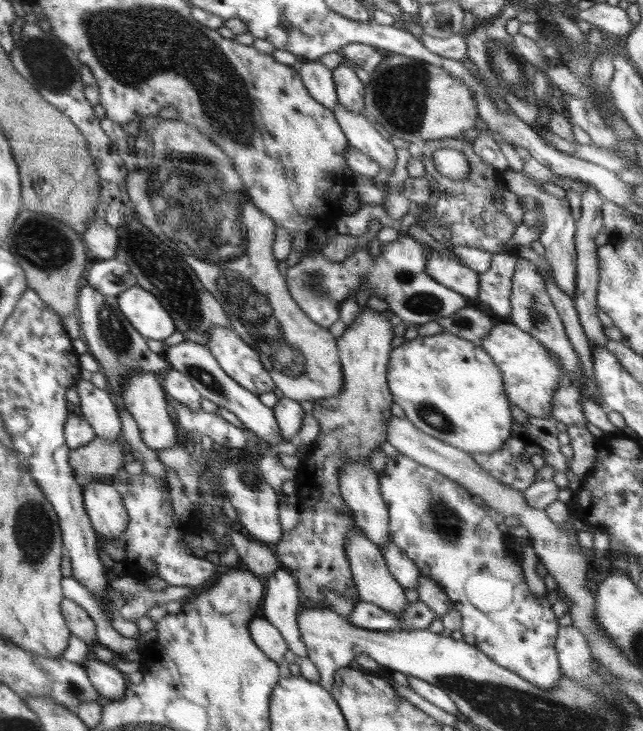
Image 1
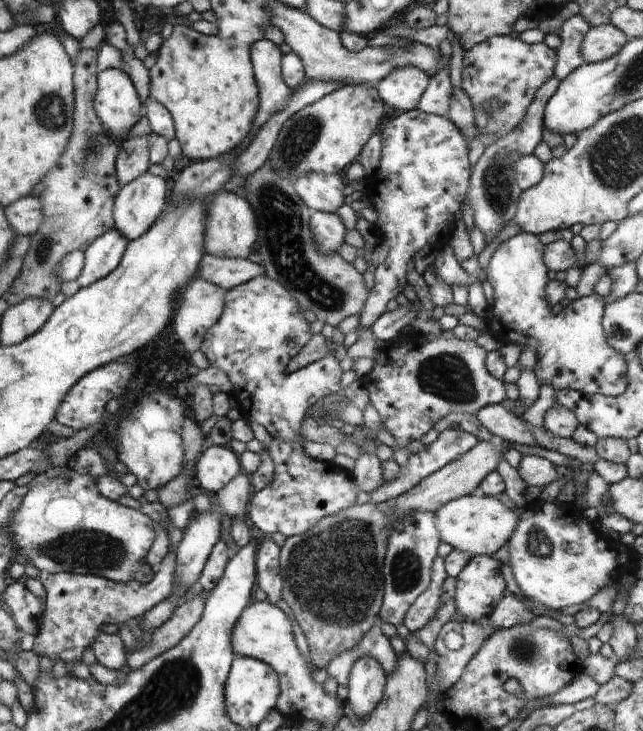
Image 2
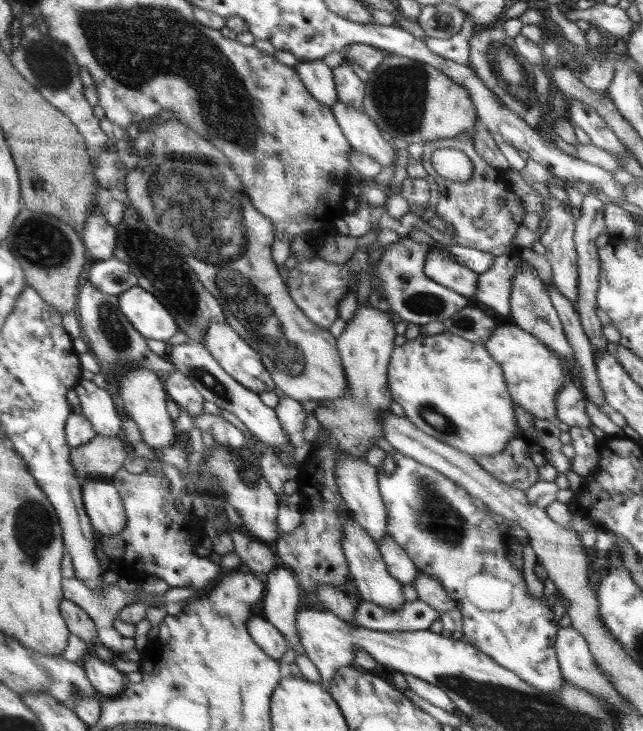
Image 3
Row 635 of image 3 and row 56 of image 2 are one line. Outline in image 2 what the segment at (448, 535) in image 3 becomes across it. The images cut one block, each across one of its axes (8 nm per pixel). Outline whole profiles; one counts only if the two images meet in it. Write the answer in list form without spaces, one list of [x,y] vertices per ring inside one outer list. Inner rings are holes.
[[[491,37],[464,52],[462,89],[471,101],[475,128],[485,141],[508,135],[520,125],[536,92],[554,77],[557,52],[545,43],[526,44],[521,38]],[[497,99],[501,110],[486,115],[483,105]]]

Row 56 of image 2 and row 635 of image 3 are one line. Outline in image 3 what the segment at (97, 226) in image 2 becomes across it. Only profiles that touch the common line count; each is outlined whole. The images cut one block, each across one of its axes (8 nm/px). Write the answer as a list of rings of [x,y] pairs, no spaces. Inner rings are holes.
[[[62,600],[59,607],[69,632],[91,647],[97,645],[97,628],[88,613],[75,602],[69,600]]]

